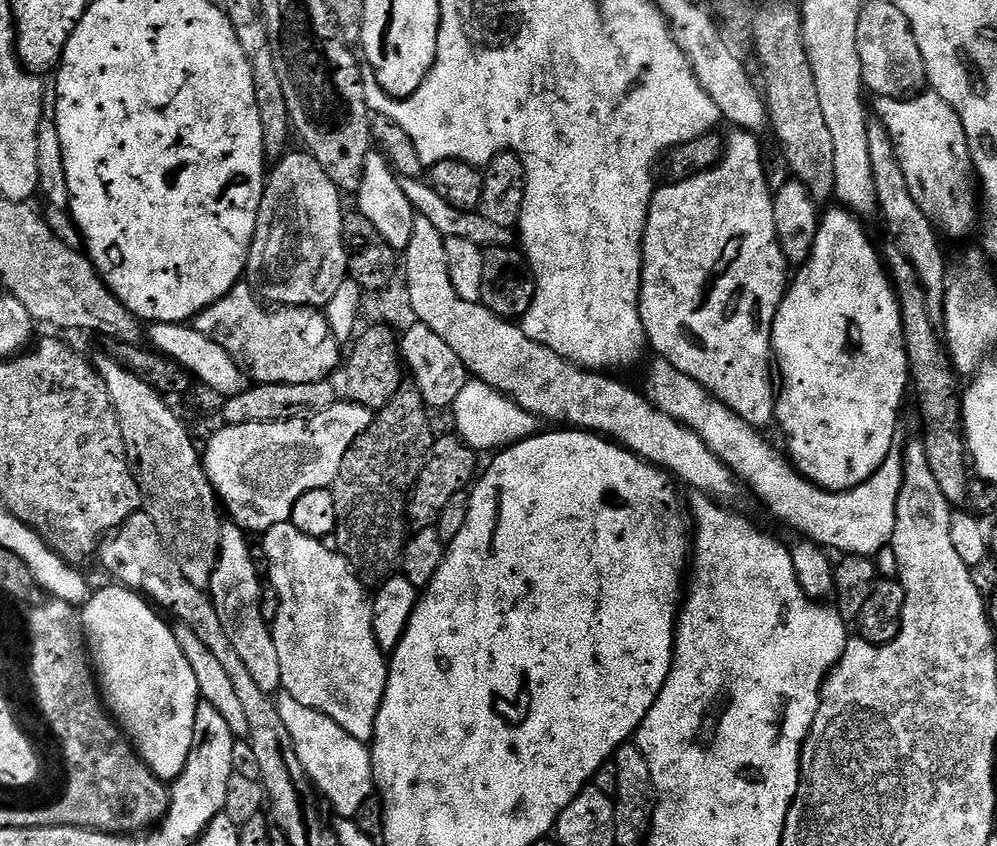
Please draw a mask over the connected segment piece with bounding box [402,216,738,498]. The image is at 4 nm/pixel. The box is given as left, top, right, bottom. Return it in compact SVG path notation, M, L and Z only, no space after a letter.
M417 216L414 222L414 234L410 238L410 246L402 249L402 280L408 285L411 295L411 305L419 323L430 326L458 358L468 367L469 373L475 379L481 380L486 386L498 390L504 396L509 396L513 402L520 404L527 412L537 418L545 416L548 420L565 420L565 425L576 430L583 430L611 438L622 448L636 453L649 464L655 464L667 470L673 477L685 480L688 484L697 484L697 489L711 494L716 498L732 496L738 489L736 475L698 438L694 430L690 430L682 422L675 420L670 414L664 414L648 399L643 391L635 392L628 384L615 380L615 375L605 374L600 370L589 370L572 364L566 358L554 354L546 346L534 342L524 332L519 323L504 320L495 316L483 303L466 302L454 290L454 282L450 282L450 270L446 266L446 237L430 223L429 219Z

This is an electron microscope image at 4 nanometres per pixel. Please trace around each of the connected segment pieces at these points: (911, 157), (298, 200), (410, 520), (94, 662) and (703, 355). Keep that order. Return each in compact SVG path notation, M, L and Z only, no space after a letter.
M931 90L921 91L911 98L881 96L875 102L875 115L884 123L894 142L902 174L906 174L906 186L910 186L910 194L914 202L918 202L922 214L926 214L926 218L930 218L930 222L945 237L948 235L960 240L963 236L970 235L972 227L975 224L977 227L978 224L978 177L976 168L972 165L972 151L968 145L966 130L958 114L937 92Z
M289 151L281 160L275 161L267 173L258 222L248 251L246 280L269 305L323 309L330 303L342 282L349 279L348 251L344 245L346 207L340 201L340 188L330 182L330 174L318 166L308 151L299 151Z
M455 434L444 436L441 440L440 437L433 439L430 454L425 458L416 484L408 497L407 523L416 530L434 528L450 498L465 491L477 479L476 460L478 460L477 452Z
M123 586L111 587L100 588L97 592L95 589L82 608L84 639L90 663L95 679L102 685L112 719L140 753L149 770L160 780L171 782L182 774L192 753L192 745L196 743L194 718L196 707L201 702L198 678L194 678L194 670L190 670L190 662L186 662L186 654L182 654L178 646L175 631L170 624L168 628L167 622L159 616L161 613L141 593Z
M741 130L733 131L726 140L724 159L714 165L708 172L699 172L689 180L677 180L657 187L652 194L648 221L644 231L644 265L640 275L640 317L647 343L656 351L655 355L661 360L670 362L682 374L694 378L706 391L721 400L734 414L738 414L754 429L765 430L773 427L776 418L777 385L774 383L774 357L772 355L772 327L774 318L780 309L790 283L790 265L782 254L780 239L774 226L774 206L772 205L773 193L766 186L766 174L762 170L762 144L759 144L753 133Z

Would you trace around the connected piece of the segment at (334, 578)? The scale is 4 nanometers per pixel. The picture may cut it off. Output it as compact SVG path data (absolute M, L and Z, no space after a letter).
M290 522L287 524L275 524L269 532L263 533L262 543L265 552L268 555L266 569L271 587L275 588L276 593L280 595L280 609L278 610L278 618L271 621L270 627L272 637L274 638L274 646L278 646L278 659L282 666L282 682L281 689L290 694L290 698L302 702L302 706L310 706L310 710L318 710L322 714L326 714L330 718L334 718L334 722L338 722L338 726L342 726L342 730L346 730L346 734L350 734L354 738L365 742L371 741L374 734L374 726L378 718L378 710L382 706L382 698L386 694L386 682L388 681L388 660L386 653L378 646L378 642L374 638L374 622L372 621L372 596L370 592L364 589L365 581L361 579L355 568L348 563L348 560L341 556L339 551L327 548L324 540L315 540L306 534L302 534L302 530L298 530Z

